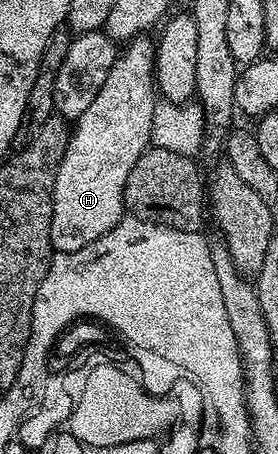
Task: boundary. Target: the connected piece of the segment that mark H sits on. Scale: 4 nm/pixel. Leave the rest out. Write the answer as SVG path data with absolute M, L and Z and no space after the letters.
M134 37L129 40L121 48L118 59L112 65L112 69L108 73L108 78L104 81L104 85L100 85L100 93L96 93L96 97L92 101L92 105L88 105L88 109L84 109L84 113L73 124L70 140L68 141L68 149L64 149L64 157L60 161L60 169L56 173L56 185L54 186L54 204L52 205L52 225L50 226L50 246L55 252L59 251L75 251L76 249L84 249L84 245L88 245L92 241L96 241L100 237L104 237L104 233L108 233L119 221L124 217L124 185L128 181L128 173L132 173L132 165L136 165L136 161L146 152L147 147L151 146L152 140L150 130L152 129L152 117L154 116L154 105L156 102L156 84L154 82L154 48L155 44L150 43L142 37Z

